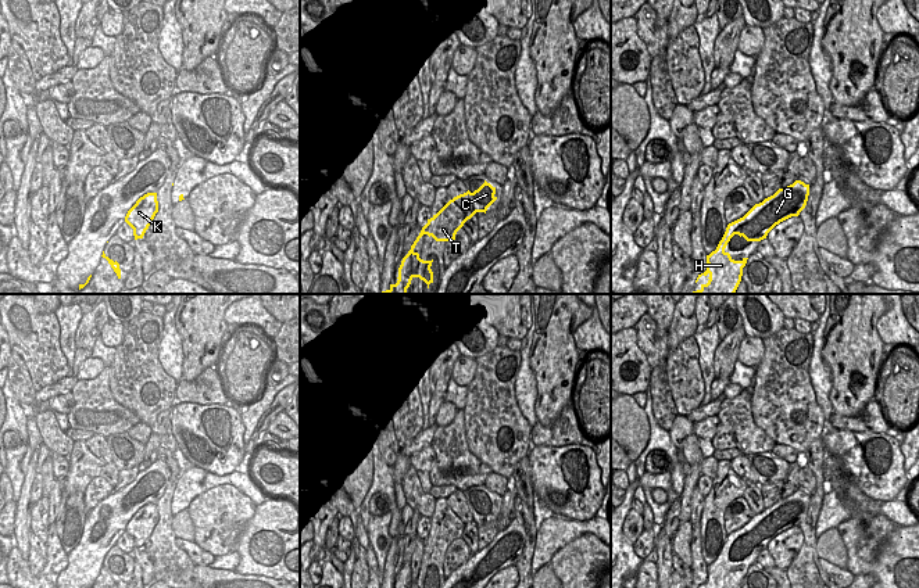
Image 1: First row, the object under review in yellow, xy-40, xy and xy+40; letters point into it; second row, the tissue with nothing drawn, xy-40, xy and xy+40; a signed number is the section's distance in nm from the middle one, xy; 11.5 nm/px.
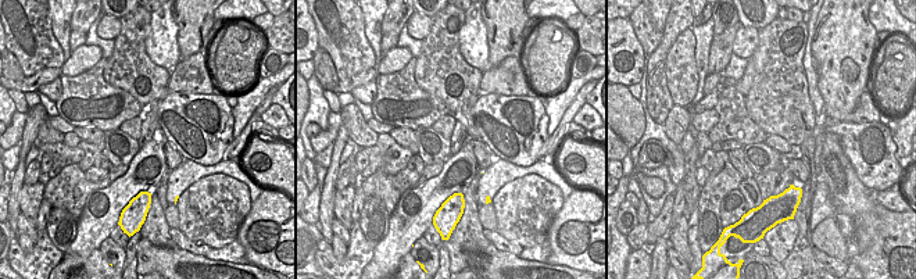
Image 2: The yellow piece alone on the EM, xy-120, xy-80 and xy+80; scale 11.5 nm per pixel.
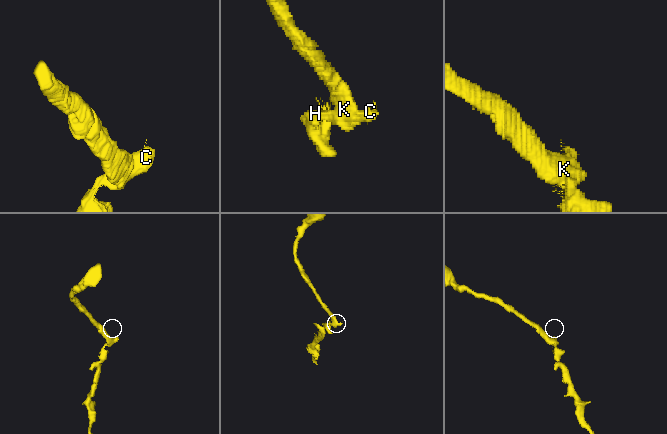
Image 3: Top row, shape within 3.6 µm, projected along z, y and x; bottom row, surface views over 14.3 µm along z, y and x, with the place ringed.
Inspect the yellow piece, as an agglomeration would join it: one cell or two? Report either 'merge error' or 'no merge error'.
merge error

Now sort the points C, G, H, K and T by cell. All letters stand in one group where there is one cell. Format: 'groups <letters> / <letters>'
groups C G H T / K

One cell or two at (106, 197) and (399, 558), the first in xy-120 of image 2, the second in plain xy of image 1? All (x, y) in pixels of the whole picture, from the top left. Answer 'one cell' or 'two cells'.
one cell

